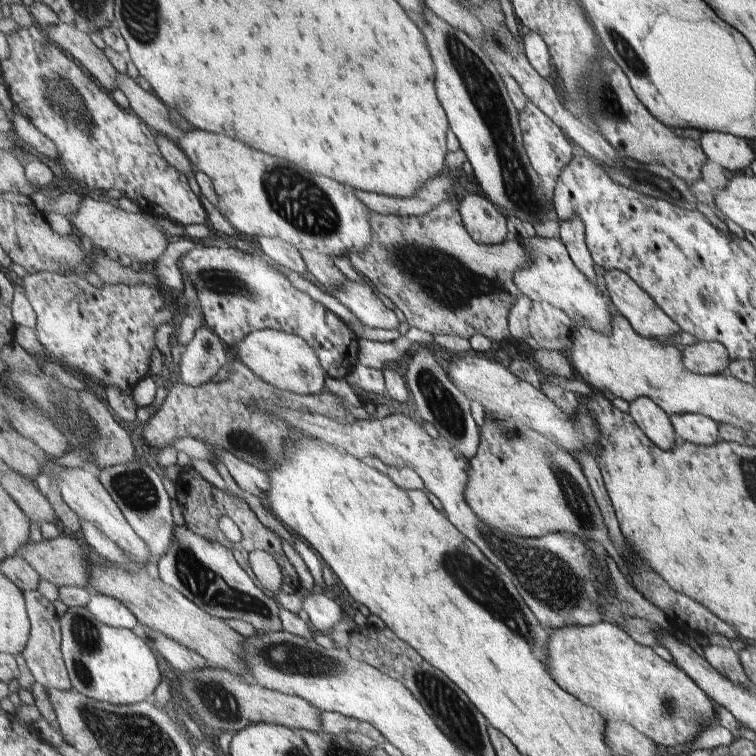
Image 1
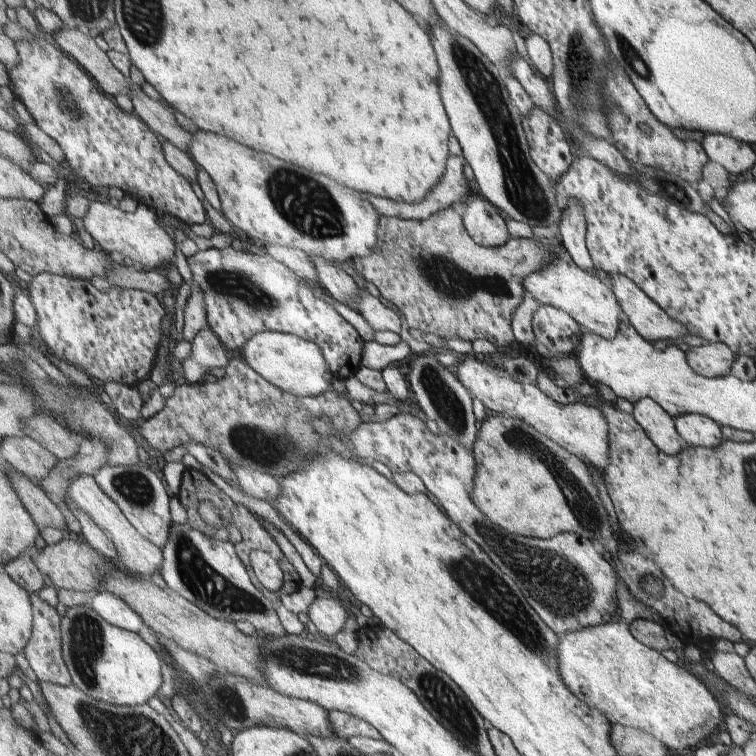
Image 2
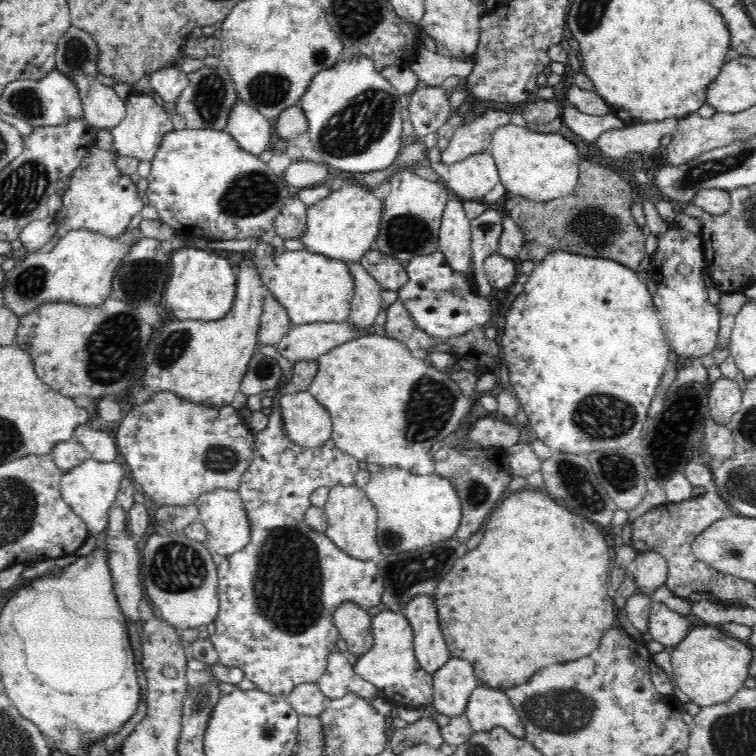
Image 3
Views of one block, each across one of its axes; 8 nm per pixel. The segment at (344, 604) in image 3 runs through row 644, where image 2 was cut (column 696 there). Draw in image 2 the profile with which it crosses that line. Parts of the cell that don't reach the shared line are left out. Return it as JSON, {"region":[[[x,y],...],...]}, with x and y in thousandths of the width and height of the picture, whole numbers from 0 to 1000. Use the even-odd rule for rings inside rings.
{"region":[[[955,452],[915,459],[907,470],[918,491],[934,499],[948,500],[962,496],[967,481],[976,474],[968,462]]]}

